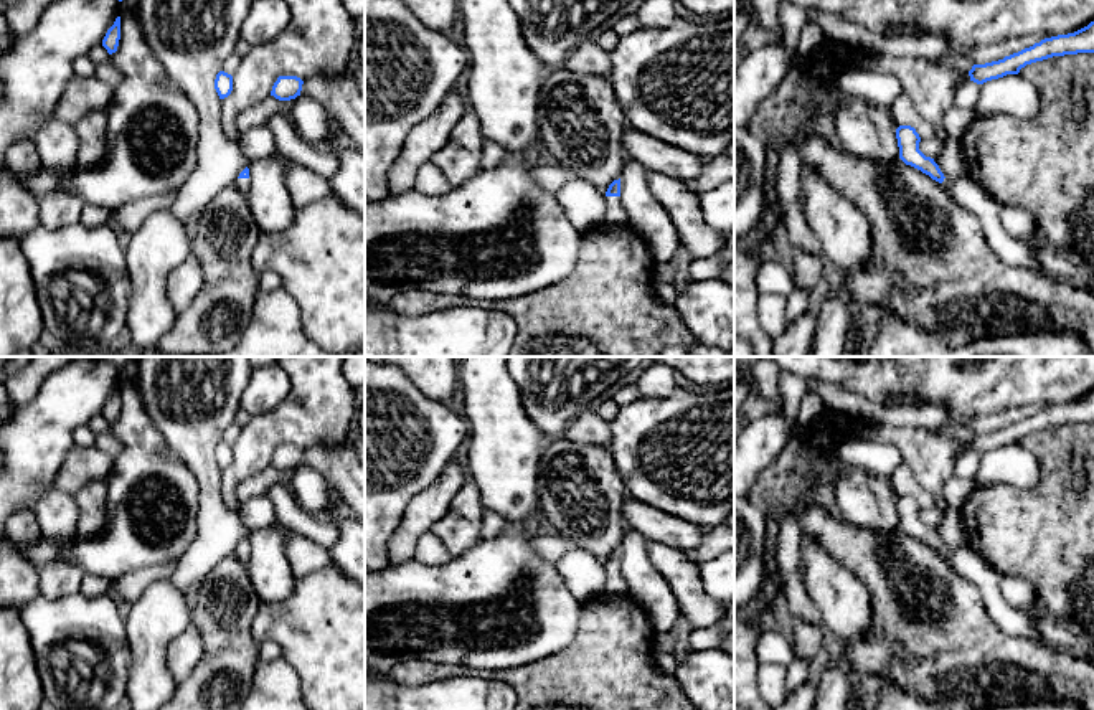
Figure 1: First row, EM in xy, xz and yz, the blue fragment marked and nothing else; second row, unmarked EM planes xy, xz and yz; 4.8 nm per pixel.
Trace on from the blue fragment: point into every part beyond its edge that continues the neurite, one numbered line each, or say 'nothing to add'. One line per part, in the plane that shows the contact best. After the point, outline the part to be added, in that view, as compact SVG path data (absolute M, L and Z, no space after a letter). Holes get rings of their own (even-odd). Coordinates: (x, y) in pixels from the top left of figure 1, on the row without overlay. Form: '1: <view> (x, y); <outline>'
1: xz (614, 585); M606 566L607 580L602 594L624 596L629 594L627 585L620 575L620 566Z

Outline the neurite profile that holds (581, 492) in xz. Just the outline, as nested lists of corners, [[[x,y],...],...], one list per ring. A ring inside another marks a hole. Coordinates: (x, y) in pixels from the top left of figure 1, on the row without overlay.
[[[564,438],[545,444],[540,459],[538,495],[540,509],[556,533],[568,538],[573,547],[591,551],[604,565],[609,555],[620,548],[627,532],[622,517],[627,490],[611,447],[579,444]]]

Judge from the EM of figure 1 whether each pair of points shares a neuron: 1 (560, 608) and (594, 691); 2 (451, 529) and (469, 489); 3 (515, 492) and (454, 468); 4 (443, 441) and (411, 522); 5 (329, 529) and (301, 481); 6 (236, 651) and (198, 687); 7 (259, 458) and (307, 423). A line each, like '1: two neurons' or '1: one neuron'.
1: two neurons
2: one neuron
3: two neurons
4: two neurons
5: two neurons
6: one neuron
7: one neuron

